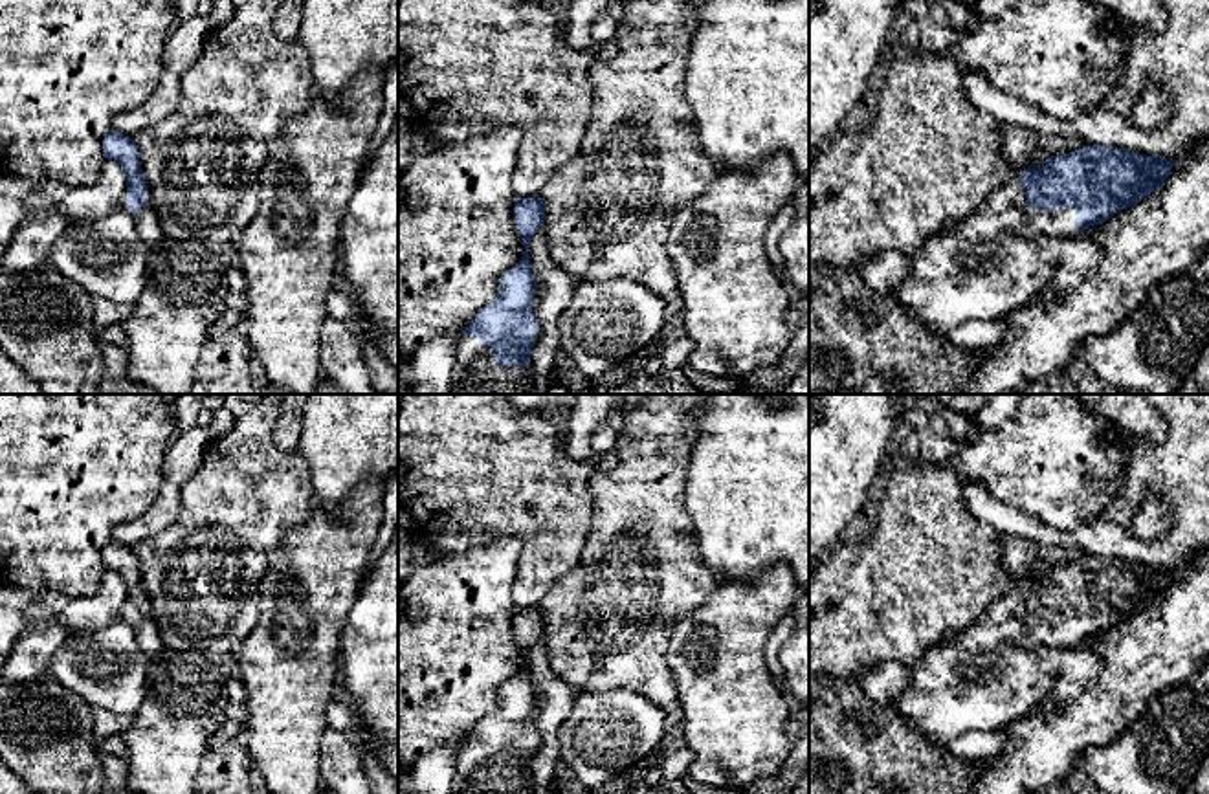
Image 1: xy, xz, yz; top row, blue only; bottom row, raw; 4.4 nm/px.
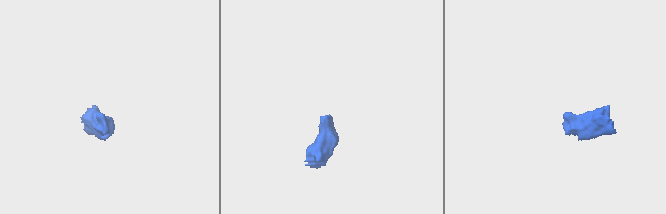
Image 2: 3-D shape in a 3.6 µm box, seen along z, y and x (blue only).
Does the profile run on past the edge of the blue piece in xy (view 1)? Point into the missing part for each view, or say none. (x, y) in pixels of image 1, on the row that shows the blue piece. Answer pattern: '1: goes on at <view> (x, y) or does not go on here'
1: does not go on here

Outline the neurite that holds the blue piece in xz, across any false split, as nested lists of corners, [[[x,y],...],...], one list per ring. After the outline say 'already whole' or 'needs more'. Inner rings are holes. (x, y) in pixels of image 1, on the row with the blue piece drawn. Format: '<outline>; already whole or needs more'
[[[539,194],[516,198],[514,220],[525,255],[501,277],[497,299],[460,334],[449,394],[536,394],[530,354],[539,321],[532,312],[538,286],[528,242],[545,218]]]; needs more

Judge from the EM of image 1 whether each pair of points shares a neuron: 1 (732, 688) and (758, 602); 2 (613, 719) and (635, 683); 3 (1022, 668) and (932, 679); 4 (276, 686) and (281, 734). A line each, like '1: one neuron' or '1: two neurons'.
1: one neuron
2: two neurons
3: one neuron
4: one neuron

